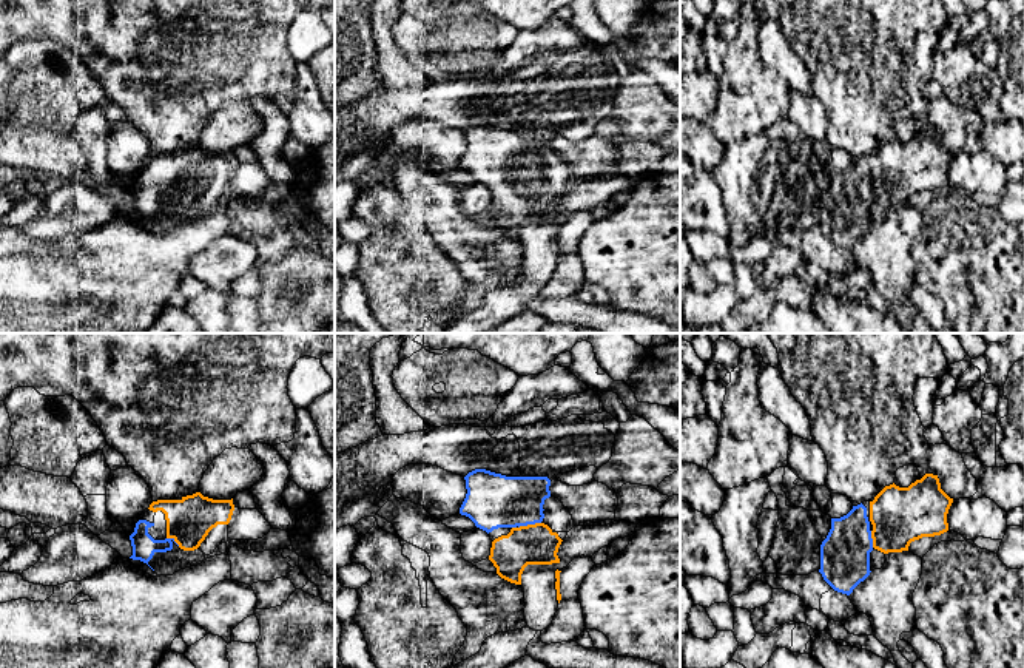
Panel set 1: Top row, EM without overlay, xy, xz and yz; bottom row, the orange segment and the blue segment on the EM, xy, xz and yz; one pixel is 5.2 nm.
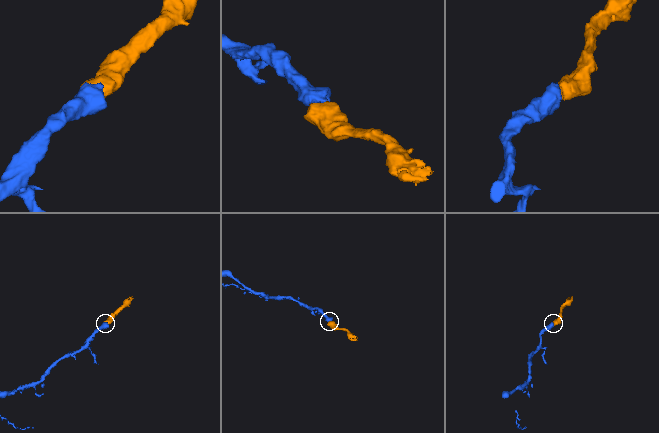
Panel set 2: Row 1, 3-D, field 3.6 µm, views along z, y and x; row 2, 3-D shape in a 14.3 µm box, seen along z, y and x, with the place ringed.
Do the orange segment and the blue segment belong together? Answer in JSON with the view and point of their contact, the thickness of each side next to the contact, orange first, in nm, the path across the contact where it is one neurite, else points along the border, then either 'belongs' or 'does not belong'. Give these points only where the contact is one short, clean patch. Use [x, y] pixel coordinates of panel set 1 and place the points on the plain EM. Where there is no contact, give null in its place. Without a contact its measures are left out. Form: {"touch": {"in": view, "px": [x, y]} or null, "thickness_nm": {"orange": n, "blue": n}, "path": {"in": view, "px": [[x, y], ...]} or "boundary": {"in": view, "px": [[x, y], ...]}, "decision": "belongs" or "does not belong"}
{"touch": {"in": "xz", "px": [529, 179]}, "thickness_nm": {"orange": 200, "blue": 280}, "path": {"in": "xz", "px": [[535, 198], [529, 179], [506, 156], [492, 155]]}, "decision": "belongs"}

